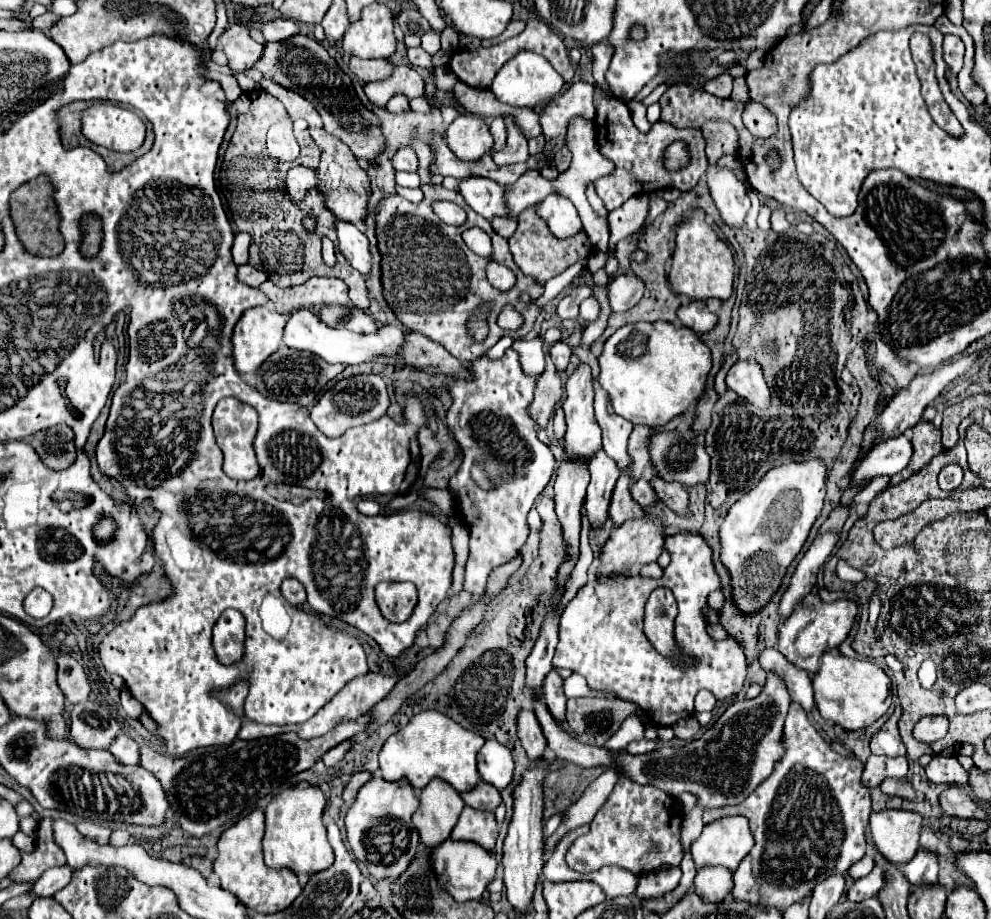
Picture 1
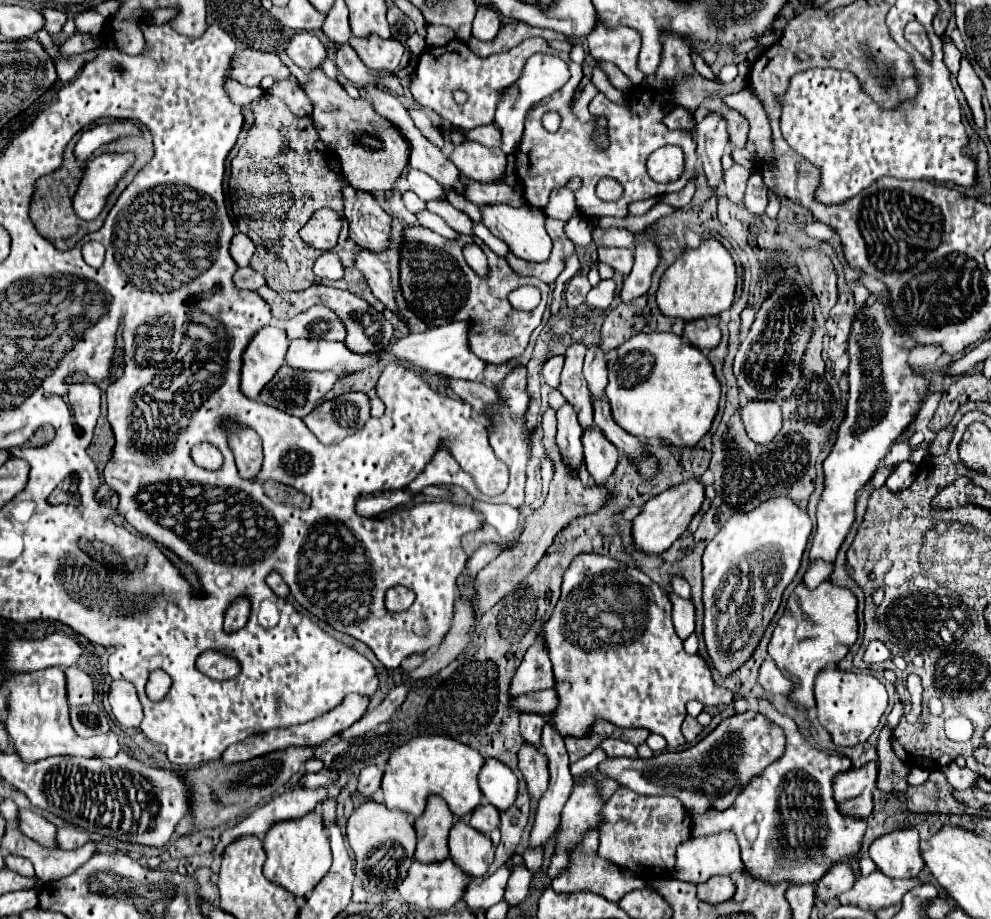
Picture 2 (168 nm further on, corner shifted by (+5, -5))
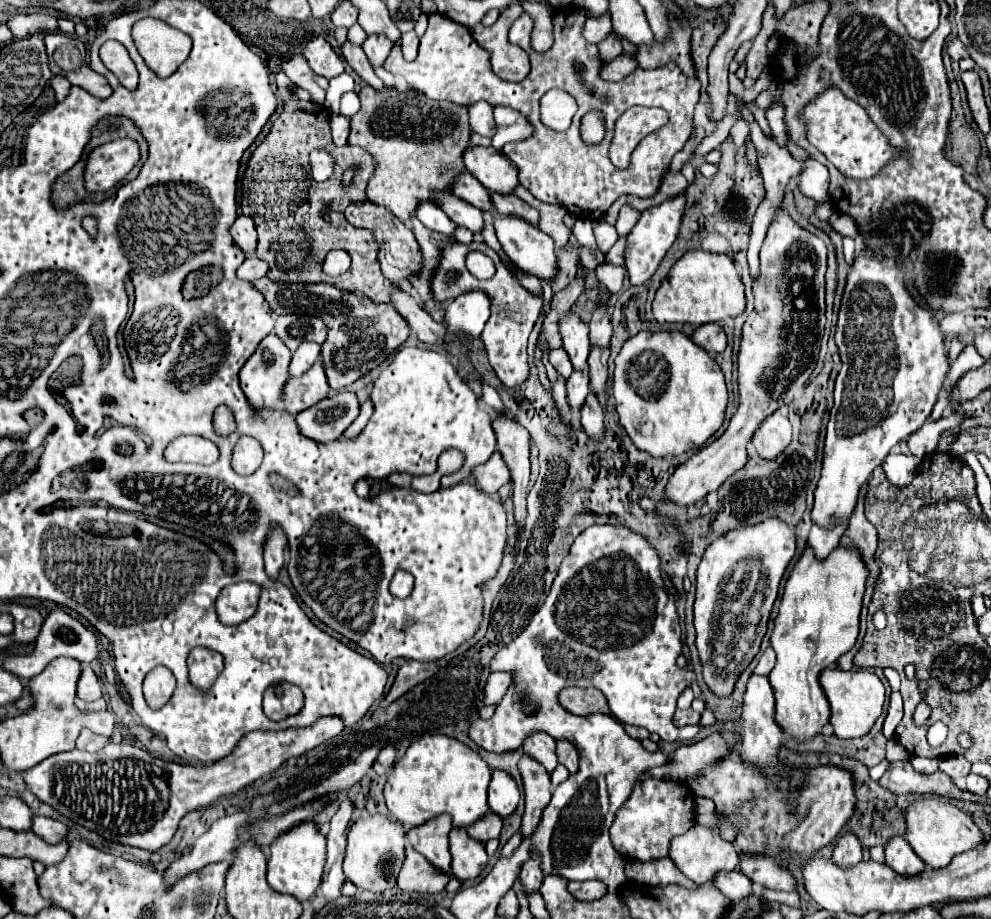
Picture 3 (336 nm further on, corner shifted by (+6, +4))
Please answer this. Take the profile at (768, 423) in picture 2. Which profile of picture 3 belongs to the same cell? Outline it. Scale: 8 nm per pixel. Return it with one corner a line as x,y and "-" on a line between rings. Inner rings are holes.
774,411
752,437
756,453
764,459
774,459
792,439
792,427
782,411

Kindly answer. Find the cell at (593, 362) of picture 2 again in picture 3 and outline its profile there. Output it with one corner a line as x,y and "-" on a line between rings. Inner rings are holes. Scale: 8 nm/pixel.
608,293
602,295
602,305
594,311
588,327
590,327
590,345
592,347
610,347
610,337
612,337
612,325
610,319
606,315
606,301
608,301

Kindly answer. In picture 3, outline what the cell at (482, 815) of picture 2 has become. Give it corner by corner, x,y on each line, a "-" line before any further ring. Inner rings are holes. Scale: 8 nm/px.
488,811
488,815
484,815
484,819
478,819
466,831
468,831
468,835
472,835
472,839
478,839
478,841
486,843
488,839
500,835
500,831
502,831
502,819
498,815
492,815

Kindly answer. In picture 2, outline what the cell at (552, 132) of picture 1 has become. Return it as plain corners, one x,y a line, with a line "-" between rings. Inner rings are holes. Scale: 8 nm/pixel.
547,112
547,114
543,116
543,126
545,126
545,130
549,130
549,132
557,132
559,126
561,126
561,116
559,116
557,112

